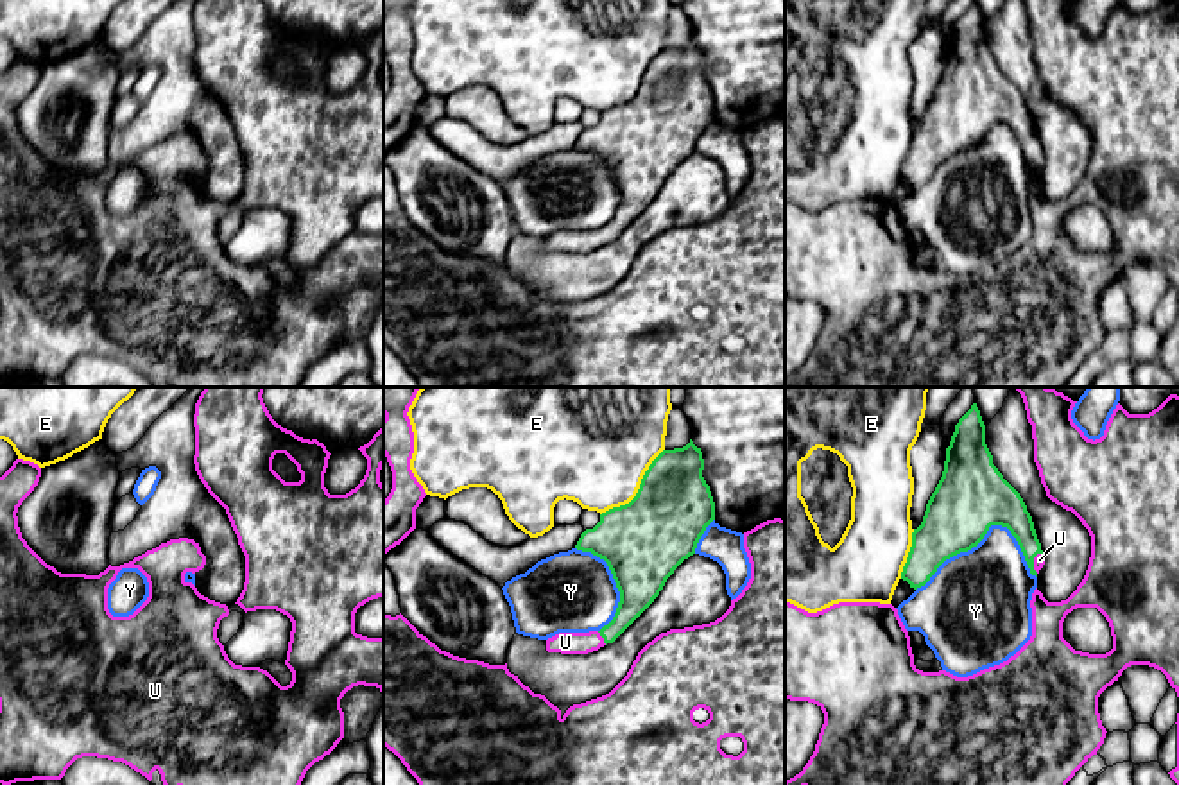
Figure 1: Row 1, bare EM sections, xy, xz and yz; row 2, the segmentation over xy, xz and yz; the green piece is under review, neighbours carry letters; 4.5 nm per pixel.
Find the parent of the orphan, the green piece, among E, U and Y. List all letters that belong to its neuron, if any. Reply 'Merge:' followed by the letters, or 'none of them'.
Merge: U

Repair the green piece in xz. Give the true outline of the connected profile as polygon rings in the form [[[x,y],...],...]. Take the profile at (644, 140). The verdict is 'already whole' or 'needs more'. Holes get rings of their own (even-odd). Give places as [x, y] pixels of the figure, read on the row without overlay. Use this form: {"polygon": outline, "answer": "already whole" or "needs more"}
{"polygon": [[[690,41],[683,47],[663,48],[645,70],[636,95],[620,106],[613,106],[600,113],[600,120],[593,127],[586,127],[575,147],[591,151],[604,158],[613,172],[616,186],[620,190],[620,201],[613,219],[600,229],[590,231],[559,231],[546,238],[548,251],[561,253],[588,253],[600,246],[613,242],[659,194],[667,177],[674,168],[690,154],[695,152],[697,142],[706,125],[715,118],[715,100],[702,75],[704,57],[701,47]]], "answer": "needs more"}

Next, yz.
{"polygon": [[[973,2],[955,23],[950,45],[946,47],[942,75],[926,102],[921,124],[912,131],[912,145],[901,177],[914,188],[925,185],[946,158],[977,145],[991,124],[1002,124],[1011,129],[1030,172],[1037,176],[1045,163],[1045,154],[1032,115],[1020,91],[993,63],[993,54],[985,43],[985,23],[977,2]]], "answer": "needs more"}

